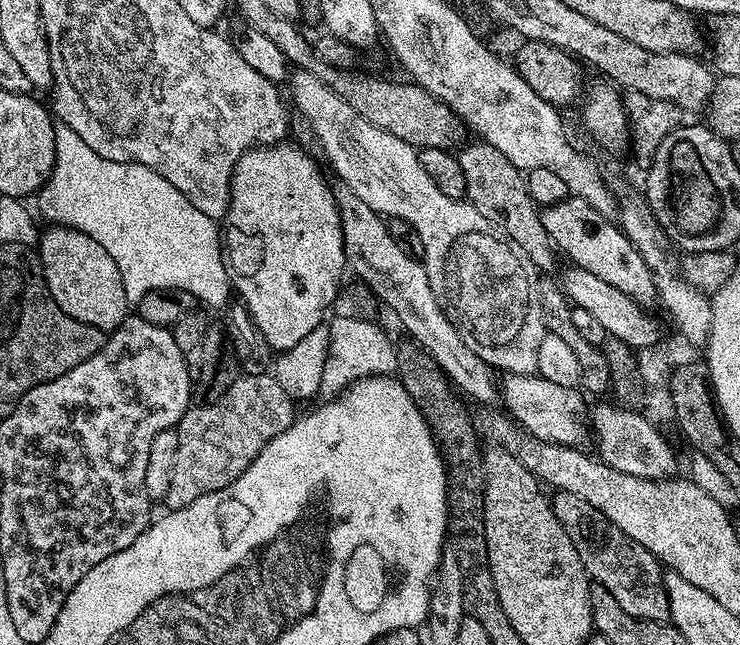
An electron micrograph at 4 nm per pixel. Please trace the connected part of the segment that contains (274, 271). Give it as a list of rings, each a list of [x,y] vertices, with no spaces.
[[[277,142],[251,148],[236,163],[236,169],[232,172],[232,200],[228,203],[228,215],[222,221],[222,251],[224,254],[224,264],[228,268],[228,278],[232,281],[235,295],[240,295],[242,301],[256,324],[257,331],[264,336],[273,353],[281,354],[289,352],[296,346],[302,338],[310,334],[318,325],[325,323],[324,316],[335,305],[336,297],[341,291],[342,283],[340,279],[344,276],[344,268],[349,267],[348,250],[342,234],[340,225],[340,211],[336,205],[336,193],[333,185],[328,185],[326,177],[320,173],[320,168],[316,165],[316,160],[308,152],[303,152],[296,144],[289,142]]]

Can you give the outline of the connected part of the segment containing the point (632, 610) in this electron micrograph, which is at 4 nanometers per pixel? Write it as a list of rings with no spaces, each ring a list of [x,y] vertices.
[[[557,491],[551,497],[552,509],[562,522],[566,534],[570,534],[570,542],[574,542],[574,550],[578,550],[578,558],[582,558],[582,566],[588,571],[589,577],[595,583],[606,586],[610,594],[635,620],[647,622],[650,620],[668,620],[668,595],[664,589],[664,572],[659,560],[650,550],[638,546],[618,526],[606,518],[590,502],[582,502],[569,492]]]

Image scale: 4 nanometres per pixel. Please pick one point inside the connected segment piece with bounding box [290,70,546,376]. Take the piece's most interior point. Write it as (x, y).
(492, 293)

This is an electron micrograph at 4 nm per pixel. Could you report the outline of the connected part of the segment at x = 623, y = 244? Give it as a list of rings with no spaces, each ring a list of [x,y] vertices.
[[[575,194],[569,195],[567,199],[545,207],[540,212],[540,221],[553,245],[561,253],[564,251],[575,267],[590,270],[590,274],[602,278],[602,282],[610,282],[610,286],[622,290],[622,294],[634,298],[634,302],[645,306],[657,303],[656,278],[640,252],[628,241],[623,229],[612,225],[613,221],[594,210],[590,202]]]

